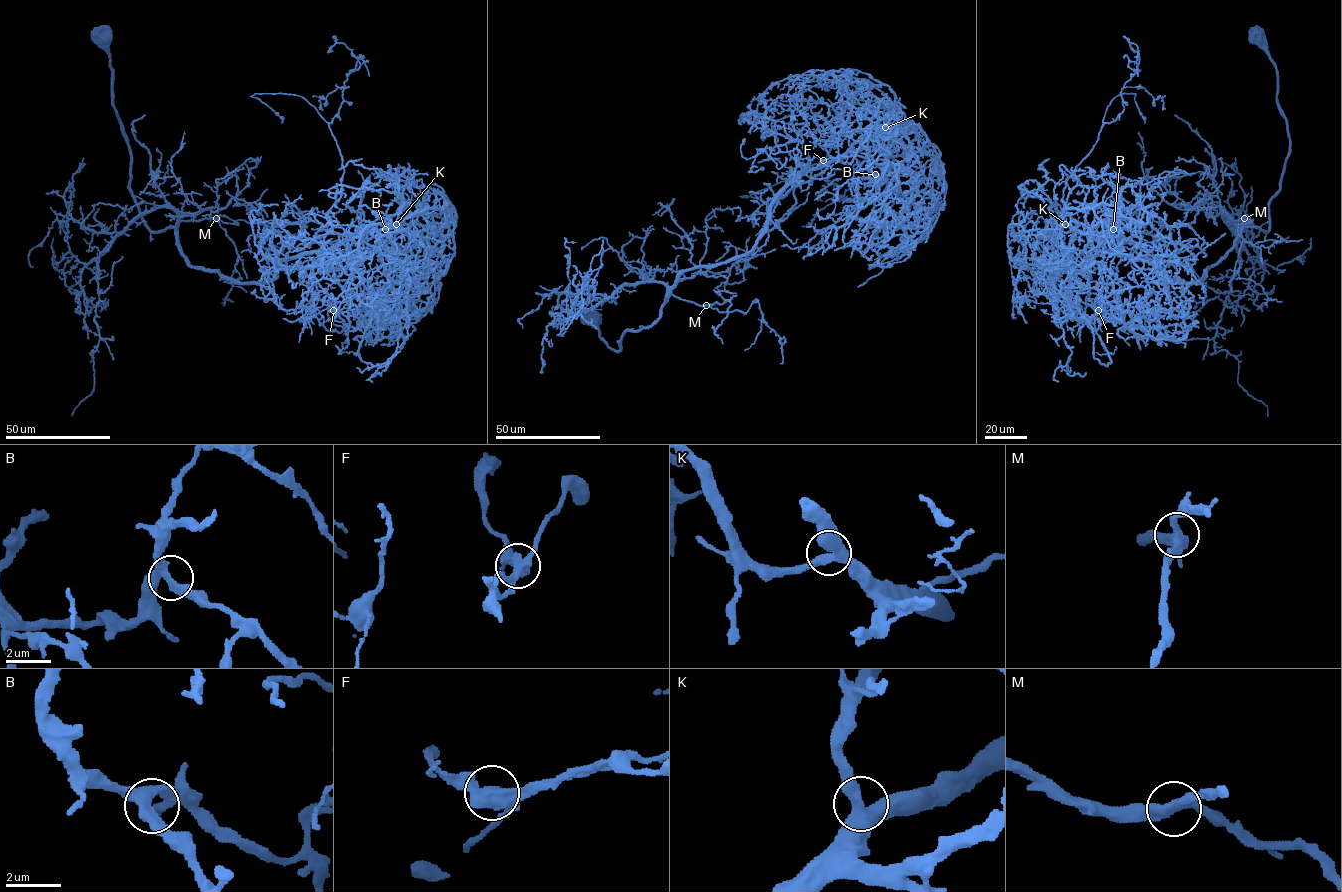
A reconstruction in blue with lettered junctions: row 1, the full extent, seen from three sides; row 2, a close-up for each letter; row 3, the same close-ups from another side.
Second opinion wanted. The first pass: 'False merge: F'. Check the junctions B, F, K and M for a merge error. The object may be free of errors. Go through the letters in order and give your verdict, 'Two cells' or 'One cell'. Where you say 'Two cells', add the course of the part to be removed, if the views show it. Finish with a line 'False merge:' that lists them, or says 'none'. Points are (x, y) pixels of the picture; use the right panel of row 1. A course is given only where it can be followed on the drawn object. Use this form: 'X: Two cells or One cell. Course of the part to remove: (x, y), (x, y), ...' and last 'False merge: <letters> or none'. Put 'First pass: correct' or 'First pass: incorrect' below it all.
B: One cell
F: Two cells. Course of the part to remove: (1098, 310), (1093, 329), (1065, 306), (1042, 256), (1139, 50)
K: One cell
M: One cell
False merge: F
First pass: correct

